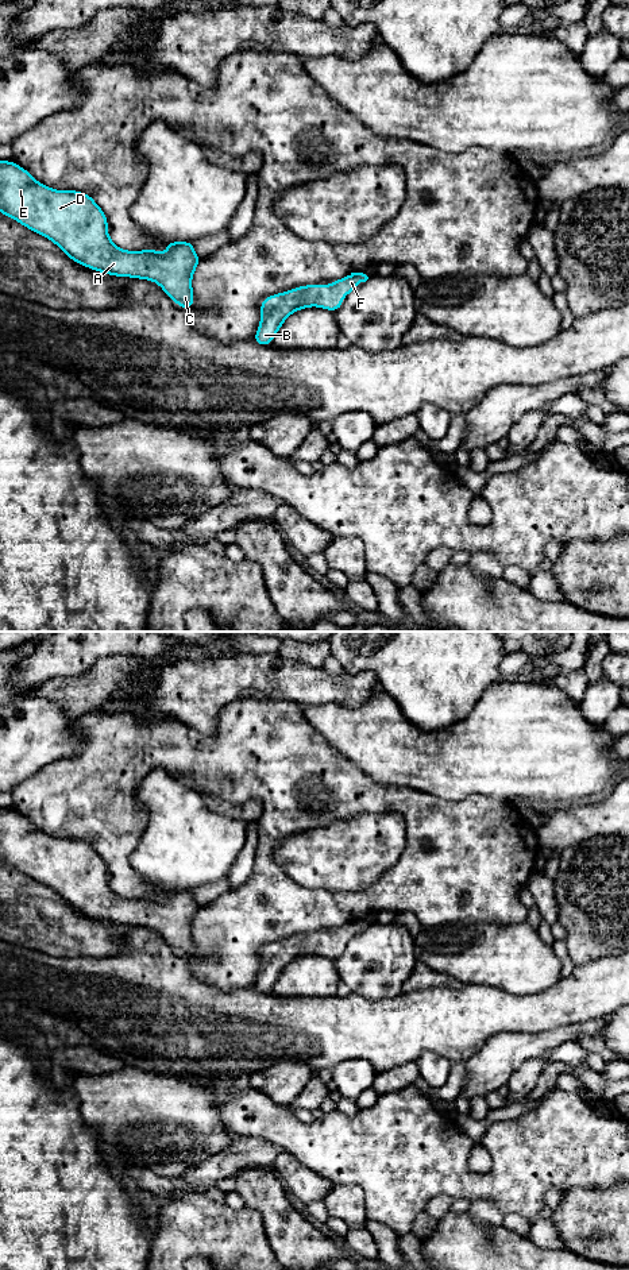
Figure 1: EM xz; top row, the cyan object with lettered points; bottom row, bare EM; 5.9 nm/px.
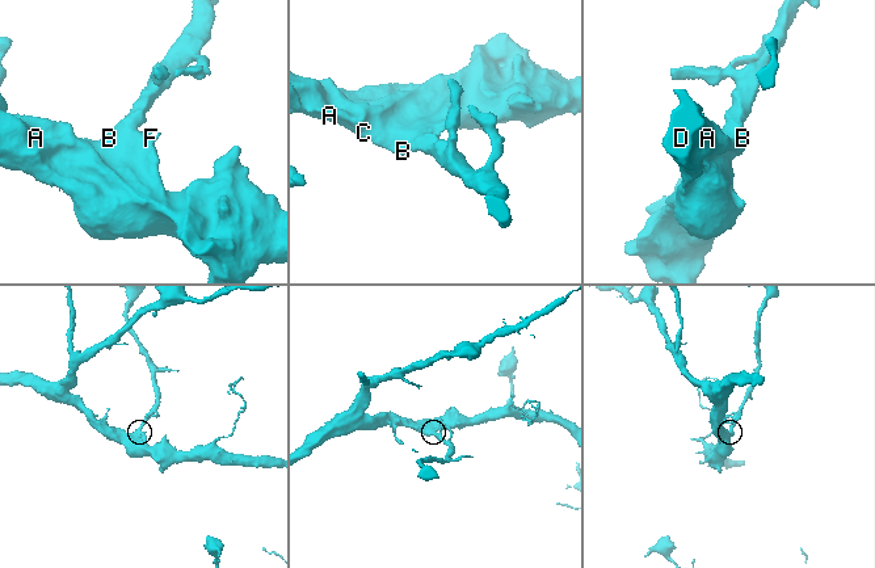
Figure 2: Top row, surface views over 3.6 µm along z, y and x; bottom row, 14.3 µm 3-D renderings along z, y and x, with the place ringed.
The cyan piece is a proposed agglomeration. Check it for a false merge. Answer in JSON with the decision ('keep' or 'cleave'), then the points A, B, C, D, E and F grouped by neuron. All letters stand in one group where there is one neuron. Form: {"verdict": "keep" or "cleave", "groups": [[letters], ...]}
{"verdict": "keep", "groups": [["A", "B", "C", "D", "E", "F"]]}

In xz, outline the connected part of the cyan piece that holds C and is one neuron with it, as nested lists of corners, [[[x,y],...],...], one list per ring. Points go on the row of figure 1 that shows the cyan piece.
[[[0,161],[0,213],[47,238],[88,269],[150,279],[180,308],[194,305],[192,278],[201,258],[192,242],[166,242],[163,254],[121,250],[111,240],[107,216],[89,194],[51,189],[12,161]]]

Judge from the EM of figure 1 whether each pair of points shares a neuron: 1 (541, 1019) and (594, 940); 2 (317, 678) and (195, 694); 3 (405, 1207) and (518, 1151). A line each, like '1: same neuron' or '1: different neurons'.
1: different neurons
2: same neuron
3: same neuron

